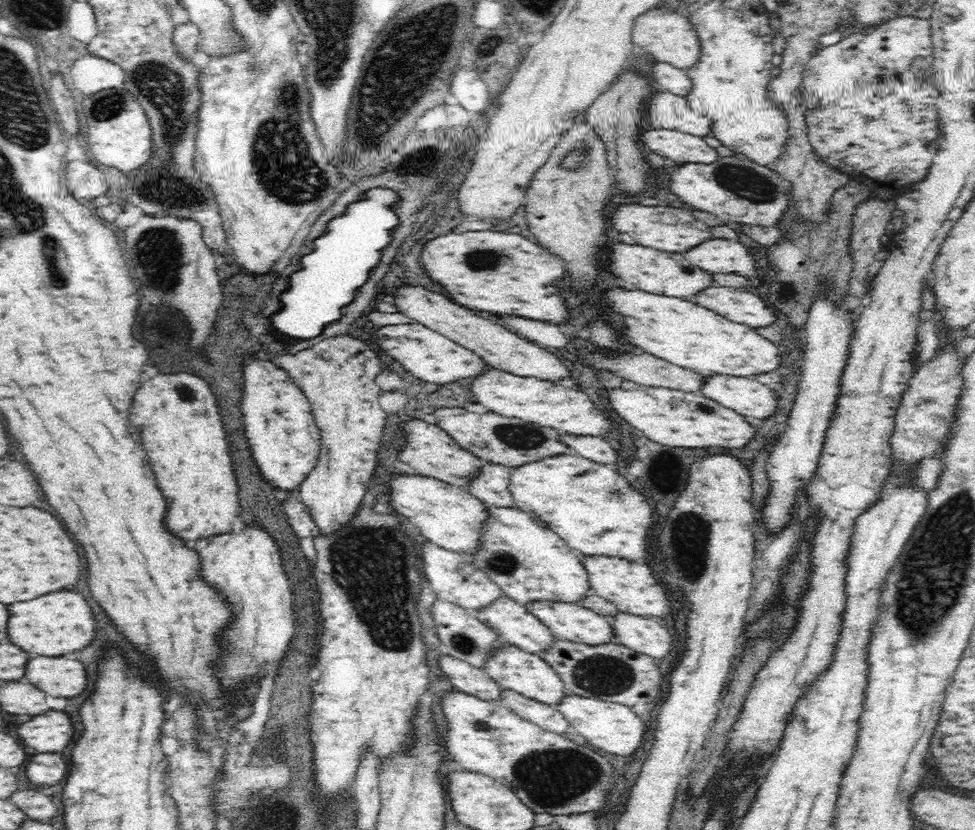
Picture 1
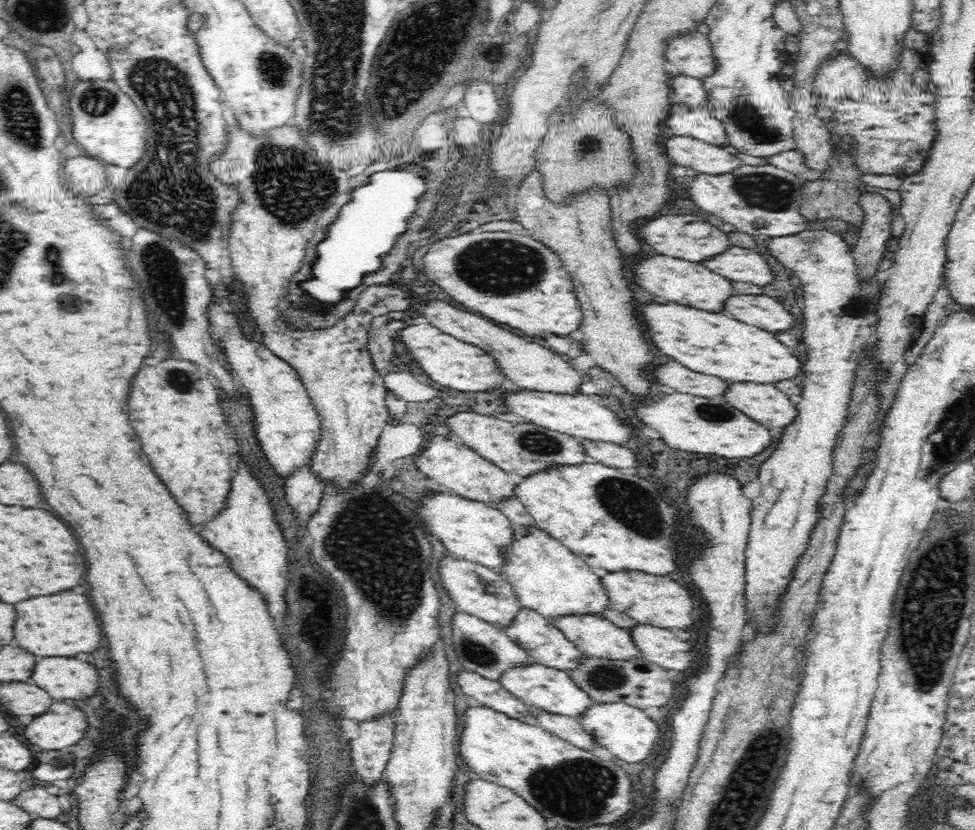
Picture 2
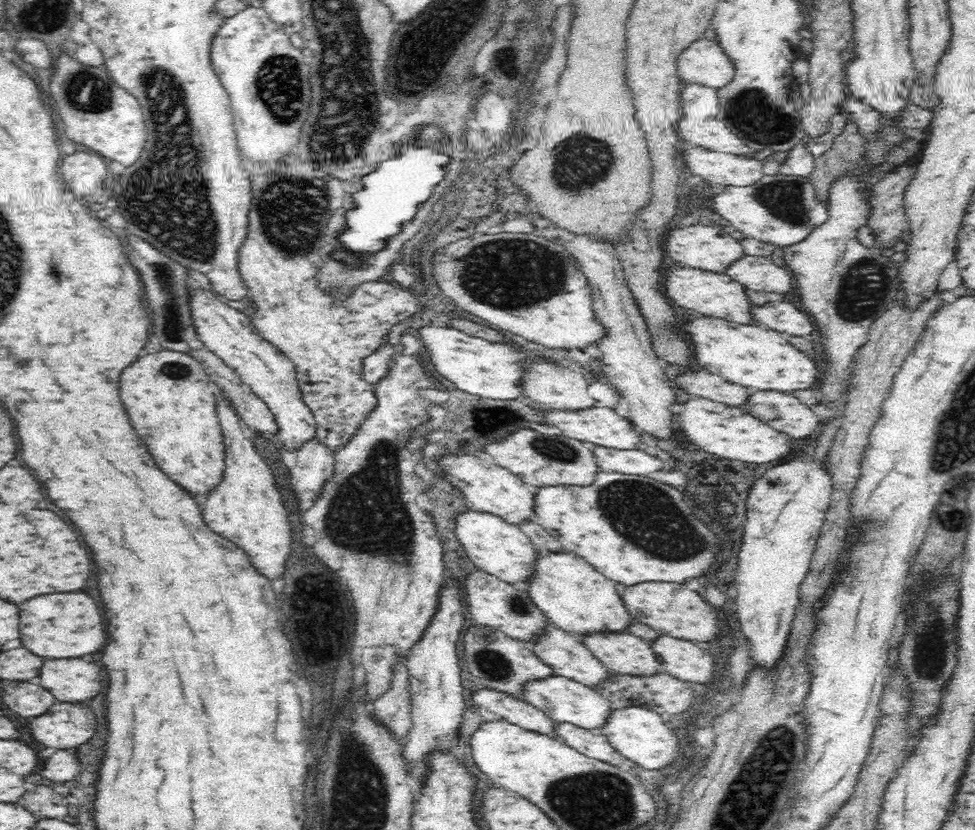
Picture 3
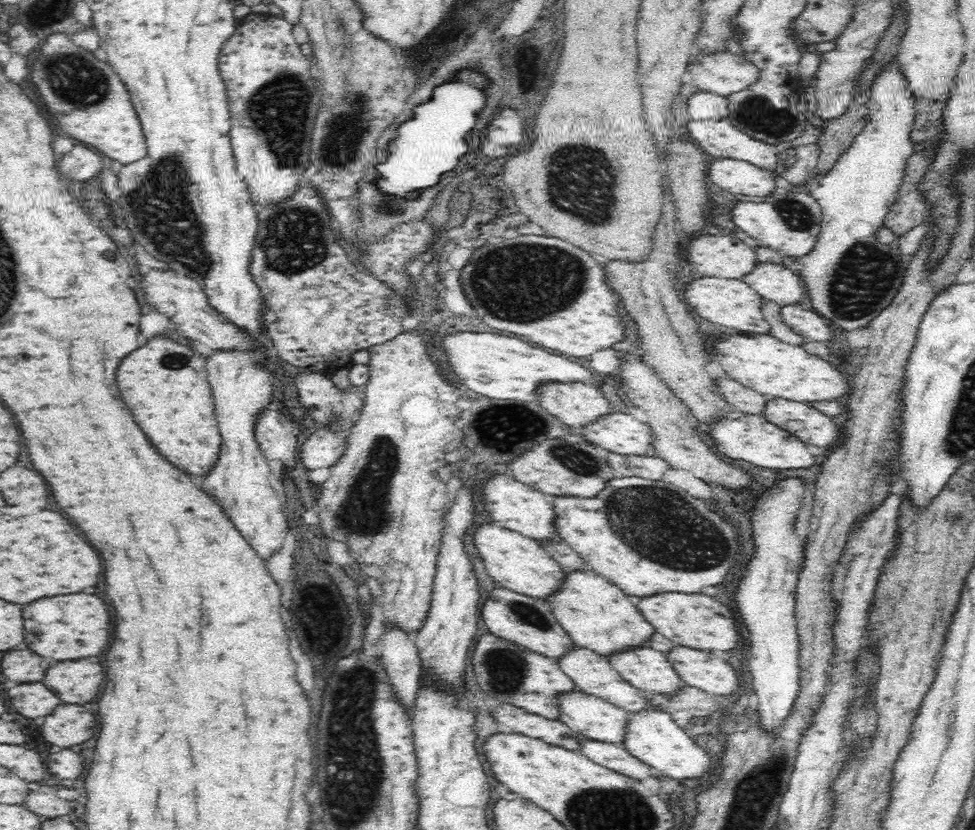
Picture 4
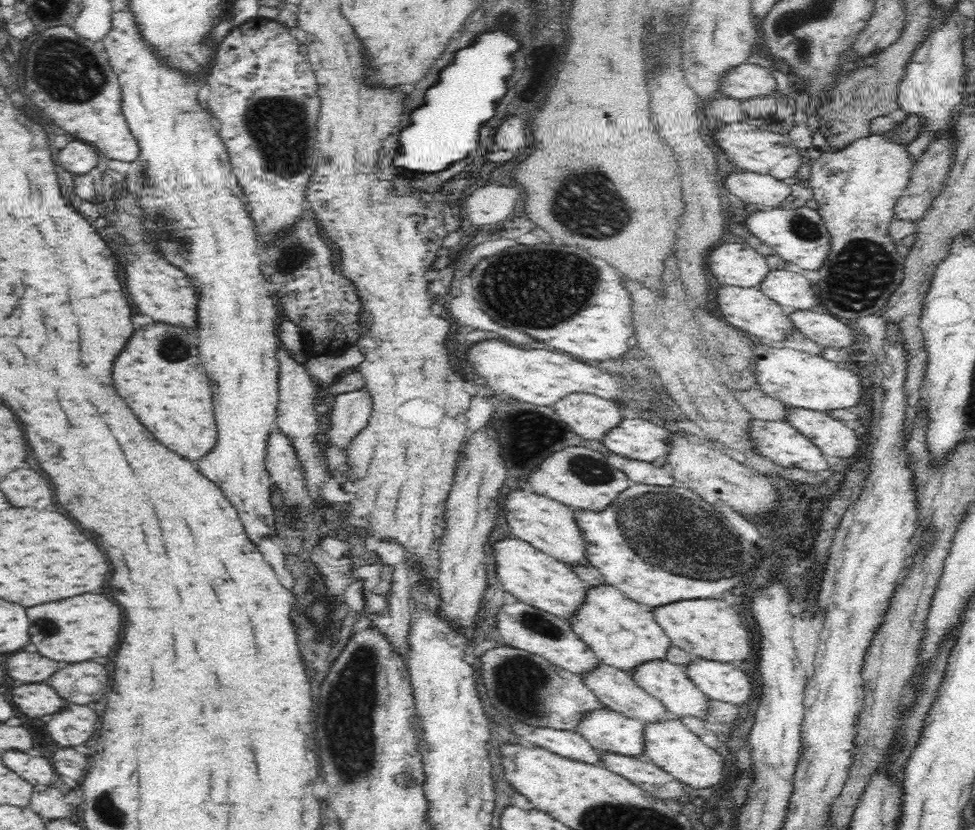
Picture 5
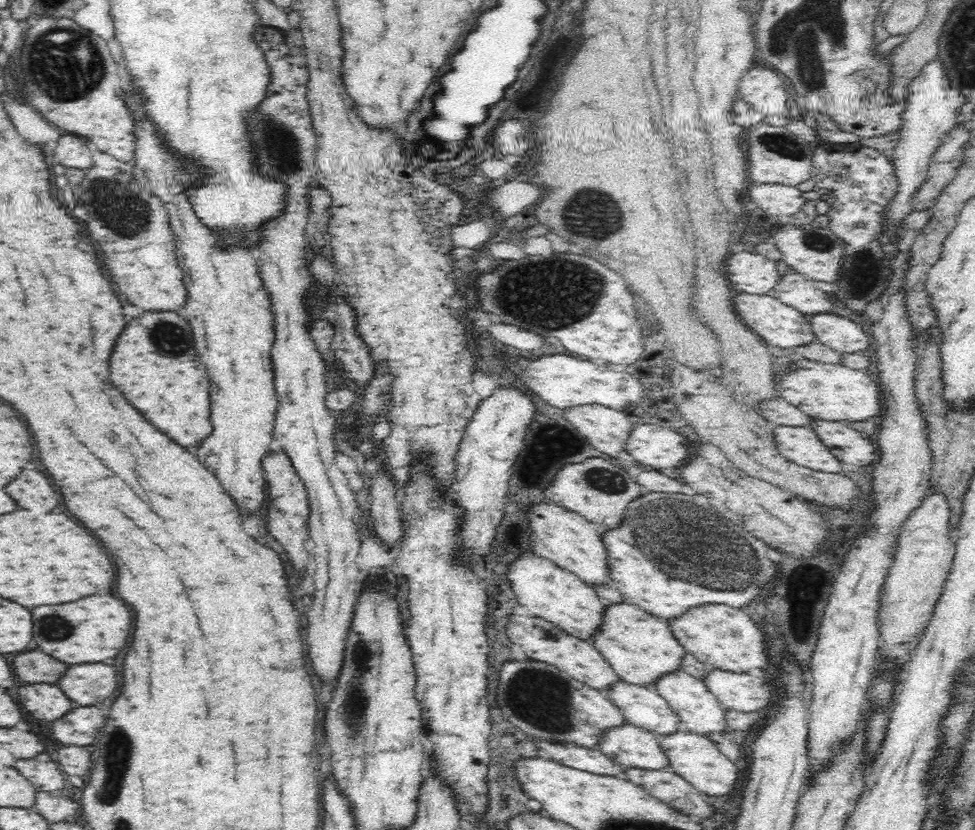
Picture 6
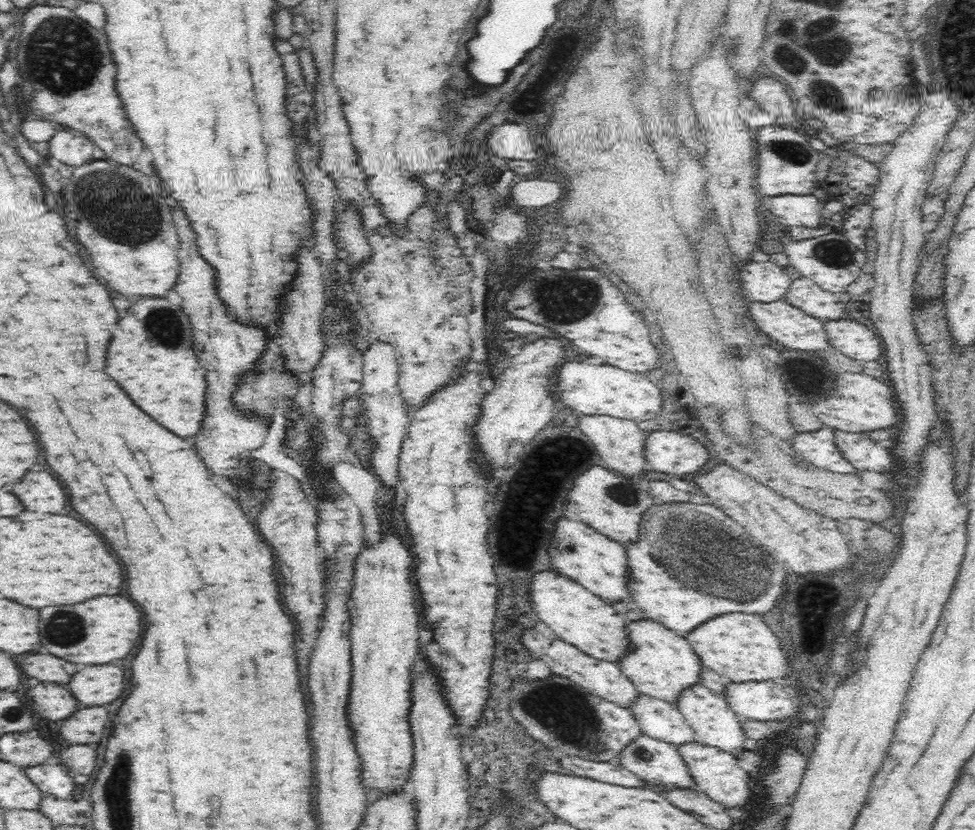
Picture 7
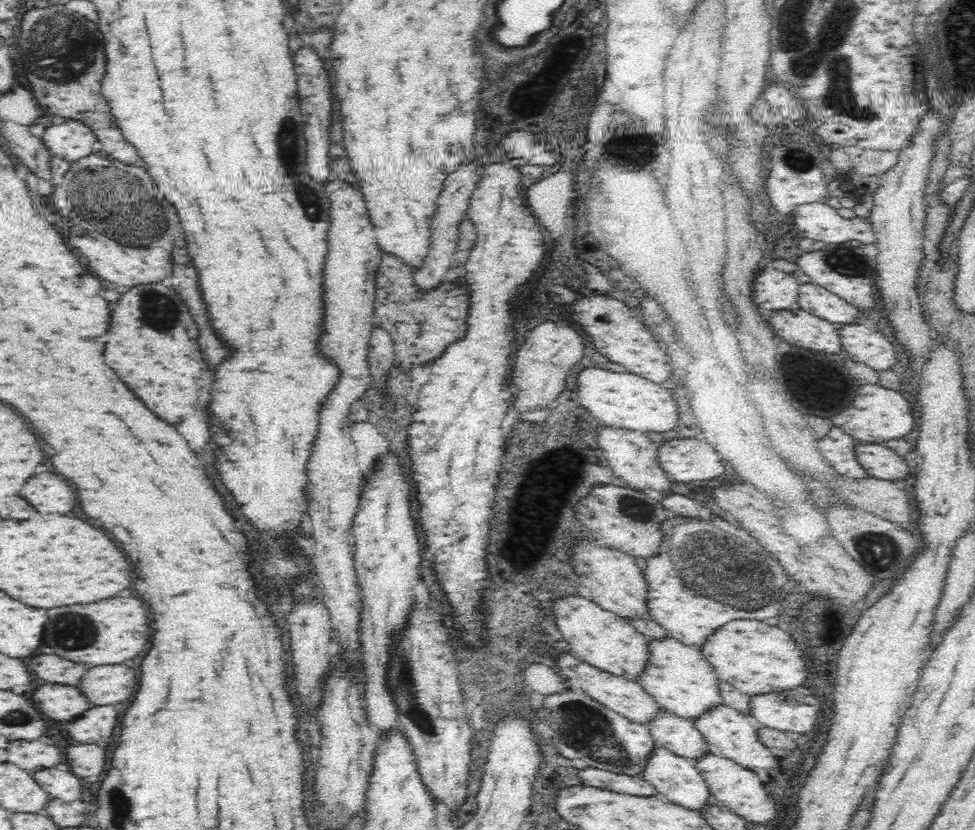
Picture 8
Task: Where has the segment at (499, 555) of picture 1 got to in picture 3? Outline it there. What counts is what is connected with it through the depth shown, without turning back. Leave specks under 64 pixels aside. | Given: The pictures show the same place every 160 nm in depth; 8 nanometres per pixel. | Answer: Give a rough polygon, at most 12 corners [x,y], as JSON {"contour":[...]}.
{"contour":[[538,552],[528,594],[578,638],[626,633],[620,586],[572,553]]}

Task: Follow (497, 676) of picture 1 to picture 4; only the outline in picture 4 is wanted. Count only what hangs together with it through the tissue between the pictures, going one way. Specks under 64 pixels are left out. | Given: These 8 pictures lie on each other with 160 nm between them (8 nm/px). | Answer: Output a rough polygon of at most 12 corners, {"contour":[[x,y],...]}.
{"contour":[[579,690],[562,715],[581,738],[624,743],[634,713]]}

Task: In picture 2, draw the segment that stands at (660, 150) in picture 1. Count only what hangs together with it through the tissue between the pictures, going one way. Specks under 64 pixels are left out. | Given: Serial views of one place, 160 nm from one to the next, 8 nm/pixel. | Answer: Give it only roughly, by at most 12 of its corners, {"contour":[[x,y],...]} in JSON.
{"contour":[[690,137],[665,138],[674,165],[700,175],[745,166],[728,150]]}

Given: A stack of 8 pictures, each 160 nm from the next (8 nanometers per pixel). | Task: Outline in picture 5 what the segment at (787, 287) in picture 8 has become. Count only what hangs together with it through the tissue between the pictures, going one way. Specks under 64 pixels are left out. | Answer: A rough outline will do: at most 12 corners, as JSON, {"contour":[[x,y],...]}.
{"contour":[[748,244],[708,252],[718,285],[758,289],[771,268]]}

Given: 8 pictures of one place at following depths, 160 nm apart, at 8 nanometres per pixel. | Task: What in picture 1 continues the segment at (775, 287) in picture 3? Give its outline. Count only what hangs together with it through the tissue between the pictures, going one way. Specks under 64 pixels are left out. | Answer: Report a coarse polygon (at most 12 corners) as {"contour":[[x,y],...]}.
{"contour":[[713,238],[682,255],[709,273],[758,276],[740,242]]}

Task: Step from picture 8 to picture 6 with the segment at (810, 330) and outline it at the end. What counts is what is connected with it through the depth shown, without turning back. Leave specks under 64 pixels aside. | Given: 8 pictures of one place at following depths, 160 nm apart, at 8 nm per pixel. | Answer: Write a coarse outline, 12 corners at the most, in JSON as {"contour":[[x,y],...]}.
{"contour":[[740,293],[734,307],[767,344],[818,341],[809,318],[770,294]]}

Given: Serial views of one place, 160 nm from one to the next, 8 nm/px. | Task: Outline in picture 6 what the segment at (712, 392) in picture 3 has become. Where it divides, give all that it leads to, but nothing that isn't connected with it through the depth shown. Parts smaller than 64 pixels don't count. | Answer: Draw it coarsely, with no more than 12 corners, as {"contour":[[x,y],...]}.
{"contour":[[782,396],[762,401],[757,412],[774,426],[808,427],[810,414]]}

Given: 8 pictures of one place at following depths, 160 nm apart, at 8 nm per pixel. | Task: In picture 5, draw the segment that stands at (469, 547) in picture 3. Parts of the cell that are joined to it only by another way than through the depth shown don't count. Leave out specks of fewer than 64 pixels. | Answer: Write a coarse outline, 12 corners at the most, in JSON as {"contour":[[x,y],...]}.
{"contour":[[513,536],[497,541],[501,590],[569,622],[591,587]]}

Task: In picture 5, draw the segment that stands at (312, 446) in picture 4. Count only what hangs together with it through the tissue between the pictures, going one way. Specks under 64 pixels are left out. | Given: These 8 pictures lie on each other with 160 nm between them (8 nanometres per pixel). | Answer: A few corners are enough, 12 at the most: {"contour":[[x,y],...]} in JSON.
{"contour":[[366,384],[334,396],[327,446],[344,447],[372,414]]}

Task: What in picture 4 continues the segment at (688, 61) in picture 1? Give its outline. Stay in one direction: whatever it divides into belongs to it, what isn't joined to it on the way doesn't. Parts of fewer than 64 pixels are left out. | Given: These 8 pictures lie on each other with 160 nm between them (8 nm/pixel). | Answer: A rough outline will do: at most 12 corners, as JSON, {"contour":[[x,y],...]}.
{"contour":[[728,51],[690,60],[700,92],[722,97],[760,80],[752,61]]}

